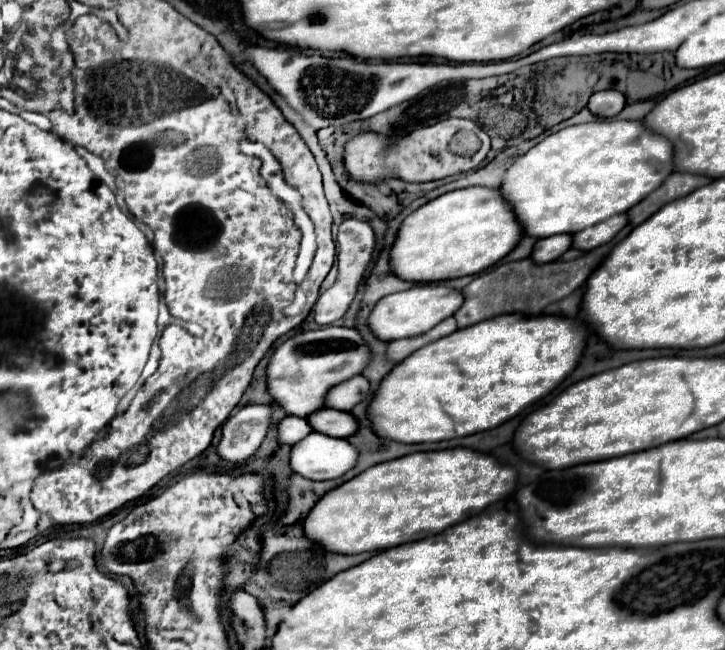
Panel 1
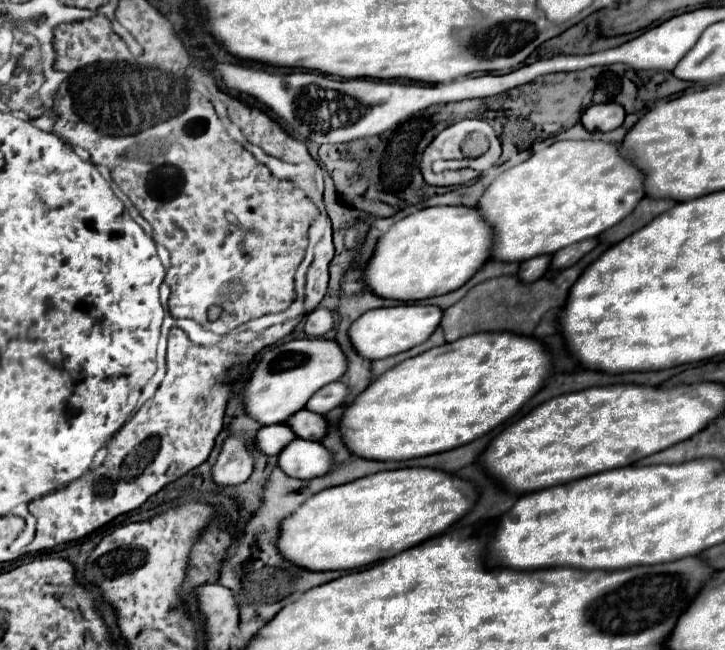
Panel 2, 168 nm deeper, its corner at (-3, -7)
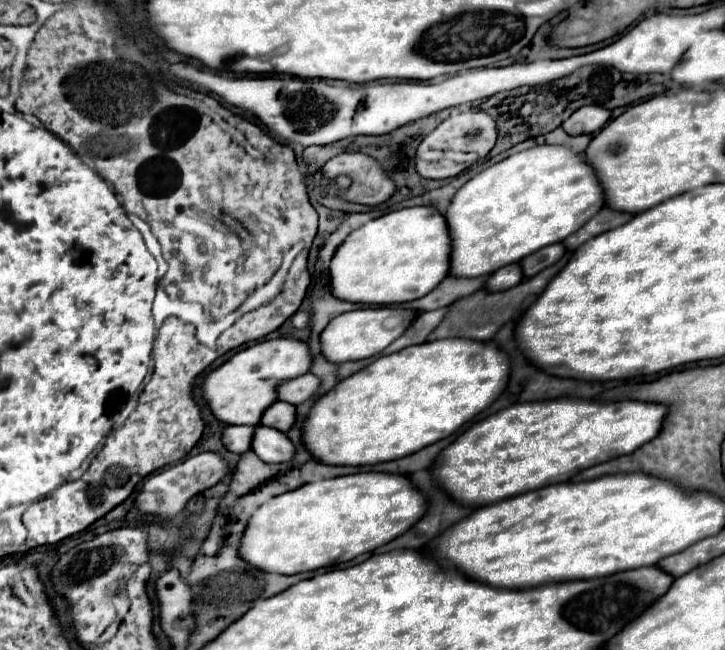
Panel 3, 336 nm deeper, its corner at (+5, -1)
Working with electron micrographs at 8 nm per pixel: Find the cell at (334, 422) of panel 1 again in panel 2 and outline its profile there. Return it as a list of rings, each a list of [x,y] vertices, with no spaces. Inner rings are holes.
[[[303,409],[303,413],[297,413],[293,415],[287,425],[297,433],[297,437],[301,439],[309,439],[309,441],[321,441],[325,435],[327,435],[327,421],[313,413],[313,411],[307,411]]]

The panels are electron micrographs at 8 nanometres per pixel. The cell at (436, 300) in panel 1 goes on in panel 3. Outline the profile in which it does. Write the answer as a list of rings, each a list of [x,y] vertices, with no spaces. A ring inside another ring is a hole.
[[[367,307],[367,309],[355,309],[343,315],[337,315],[329,327],[321,333],[321,353],[331,363],[345,363],[345,361],[357,361],[367,359],[377,353],[381,353],[389,343],[393,343],[397,337],[403,335],[403,331],[413,321],[415,311],[409,309],[397,309],[397,307]]]

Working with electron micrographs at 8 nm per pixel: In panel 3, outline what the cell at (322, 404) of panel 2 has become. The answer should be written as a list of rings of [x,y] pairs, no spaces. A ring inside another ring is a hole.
[[[313,373],[299,375],[295,379],[289,379],[277,385],[277,399],[287,401],[291,405],[299,405],[307,401],[315,393],[317,387],[319,387],[319,379]]]

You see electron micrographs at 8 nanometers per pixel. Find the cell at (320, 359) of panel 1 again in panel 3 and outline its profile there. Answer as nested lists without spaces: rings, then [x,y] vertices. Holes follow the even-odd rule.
[[[271,339],[247,347],[223,365],[209,371],[201,383],[203,399],[207,401],[211,413],[225,425],[257,425],[265,407],[277,399],[275,383],[293,379],[295,375],[309,373],[309,347],[299,339]]]

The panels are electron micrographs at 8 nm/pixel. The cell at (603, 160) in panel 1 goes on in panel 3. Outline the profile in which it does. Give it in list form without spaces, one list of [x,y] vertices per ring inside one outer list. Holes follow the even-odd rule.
[[[561,145],[515,153],[469,179],[451,199],[445,221],[451,239],[449,275],[481,277],[525,255],[561,243],[603,207],[603,191],[583,155]]]

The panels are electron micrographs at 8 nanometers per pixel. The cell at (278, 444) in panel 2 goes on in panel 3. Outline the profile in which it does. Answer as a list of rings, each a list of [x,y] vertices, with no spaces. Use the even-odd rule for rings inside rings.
[[[233,425],[233,427],[225,427],[221,441],[227,447],[227,451],[233,453],[245,453],[249,449],[253,437],[253,427],[249,425]]]

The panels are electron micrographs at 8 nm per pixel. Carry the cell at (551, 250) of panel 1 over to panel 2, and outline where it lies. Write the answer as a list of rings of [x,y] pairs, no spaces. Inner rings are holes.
[[[533,257],[533,261],[523,261],[523,263],[521,263],[519,277],[521,277],[523,281],[533,283],[533,281],[541,279],[541,277],[547,273],[549,265],[551,265],[551,257]]]

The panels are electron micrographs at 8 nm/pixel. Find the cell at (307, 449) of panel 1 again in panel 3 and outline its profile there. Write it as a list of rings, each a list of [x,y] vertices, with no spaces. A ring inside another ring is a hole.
[[[255,425],[251,451],[265,463],[283,463],[289,459],[289,455],[293,455],[293,443],[285,437],[285,433],[277,429]]]

